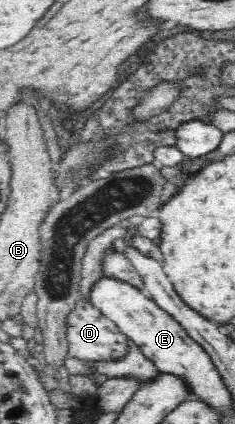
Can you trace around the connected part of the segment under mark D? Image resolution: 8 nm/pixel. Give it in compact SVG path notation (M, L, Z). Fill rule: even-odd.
M78 300L73 312L67 316L68 356L89 361L121 360L129 354L128 338L121 329L101 309L90 301Z

